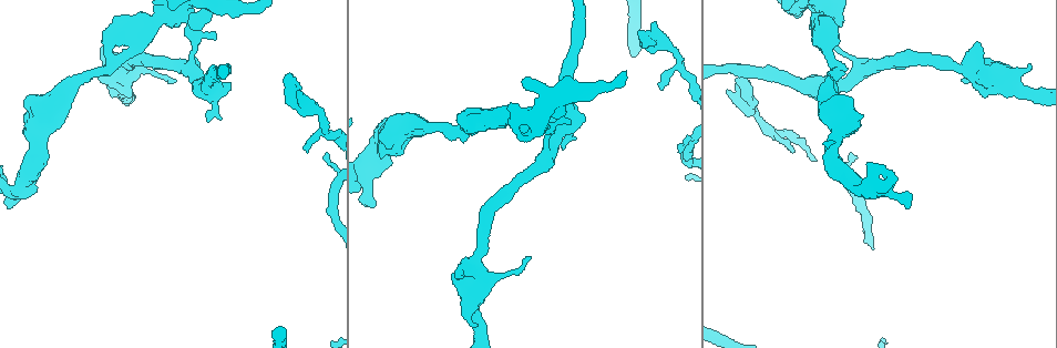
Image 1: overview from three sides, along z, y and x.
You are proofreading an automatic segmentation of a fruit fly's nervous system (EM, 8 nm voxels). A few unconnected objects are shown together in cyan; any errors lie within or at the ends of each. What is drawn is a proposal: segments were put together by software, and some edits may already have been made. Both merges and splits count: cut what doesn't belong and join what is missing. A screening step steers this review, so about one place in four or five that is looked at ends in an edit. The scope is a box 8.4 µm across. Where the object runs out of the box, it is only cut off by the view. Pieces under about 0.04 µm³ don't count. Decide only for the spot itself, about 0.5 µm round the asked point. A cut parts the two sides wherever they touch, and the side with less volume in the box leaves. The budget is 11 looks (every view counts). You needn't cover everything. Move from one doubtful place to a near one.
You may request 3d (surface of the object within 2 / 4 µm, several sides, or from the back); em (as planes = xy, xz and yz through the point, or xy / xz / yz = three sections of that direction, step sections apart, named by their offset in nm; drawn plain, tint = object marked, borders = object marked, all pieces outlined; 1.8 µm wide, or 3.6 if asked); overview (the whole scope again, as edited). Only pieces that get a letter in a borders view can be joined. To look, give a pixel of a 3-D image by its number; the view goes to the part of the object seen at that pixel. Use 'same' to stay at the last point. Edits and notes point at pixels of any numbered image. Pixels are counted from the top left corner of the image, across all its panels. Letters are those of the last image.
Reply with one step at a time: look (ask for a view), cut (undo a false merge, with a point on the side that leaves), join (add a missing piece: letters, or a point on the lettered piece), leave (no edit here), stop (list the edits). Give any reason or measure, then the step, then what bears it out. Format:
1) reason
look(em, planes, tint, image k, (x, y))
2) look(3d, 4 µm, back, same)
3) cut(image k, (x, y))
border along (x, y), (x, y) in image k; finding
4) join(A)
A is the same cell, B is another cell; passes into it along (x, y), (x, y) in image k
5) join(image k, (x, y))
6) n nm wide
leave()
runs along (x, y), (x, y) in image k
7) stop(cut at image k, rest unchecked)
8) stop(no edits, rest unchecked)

abrupt turn
look(3d, 4 µm, image 1, (112, 30))

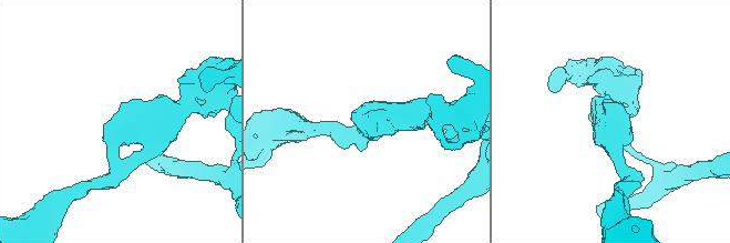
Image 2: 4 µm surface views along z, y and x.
arms of 200, 420 nm
look(em, xz, step 8, tint, image 2, (121, 120))

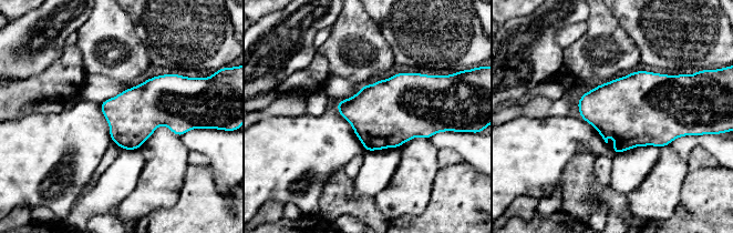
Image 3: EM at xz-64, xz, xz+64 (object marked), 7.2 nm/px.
look(em, xy, step 8, borders, same)

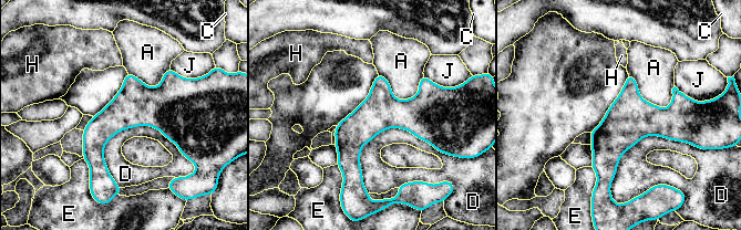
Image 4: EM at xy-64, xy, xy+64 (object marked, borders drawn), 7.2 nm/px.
280 nm wide
leave()
A, C, D, E, H and J are other cells; border along (103, 146), (152, 126), (187, 158) in image 4; one neuron here

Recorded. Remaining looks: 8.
sudden change in width
look(3d, 2 µm, image 1, (550, 130))

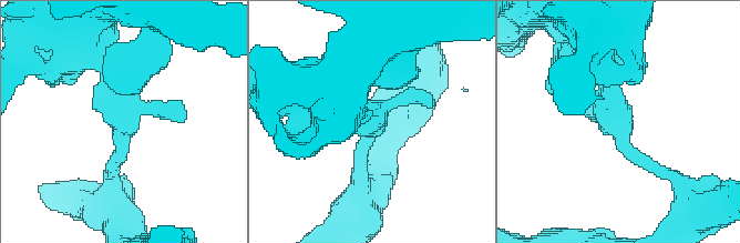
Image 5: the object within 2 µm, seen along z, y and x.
shape alone is not enough
look(em, planes, tint, image 5, (116, 103))

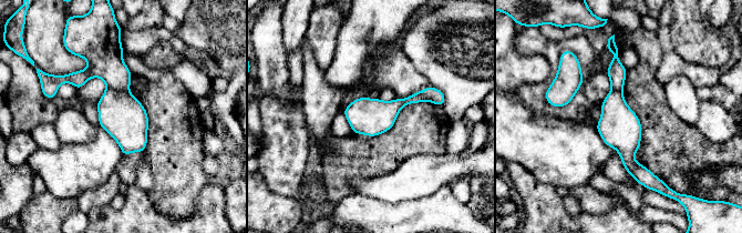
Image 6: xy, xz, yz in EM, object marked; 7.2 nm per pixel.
see the neighbours
look(em, planes, borders, same)

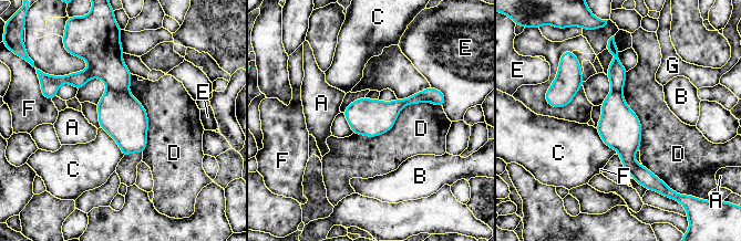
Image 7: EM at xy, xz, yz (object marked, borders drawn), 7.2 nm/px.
D touches over 700 nm
cut(image 7, (121, 115))
A, B, C, D, E, F and G are other cells; border along (106, 87), (113, 91), (127, 91) in image 7; two neurons meet here

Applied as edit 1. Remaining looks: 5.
look(overview)

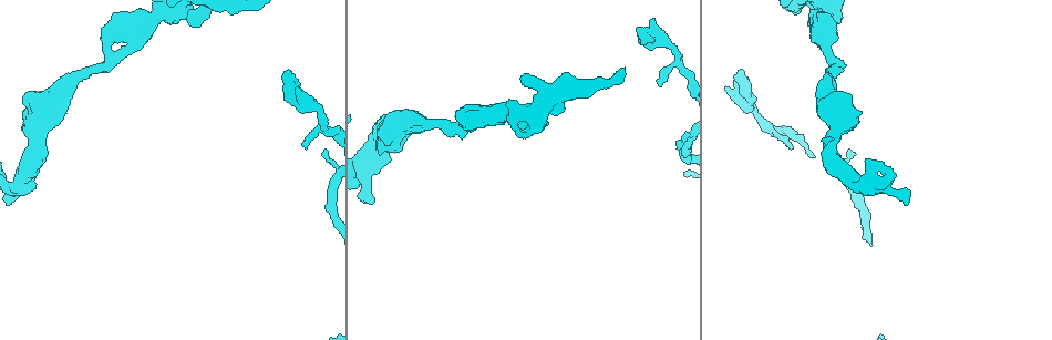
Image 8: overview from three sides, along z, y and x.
branch stops here
look(3d, 2 µm, image 8, (660, 83))

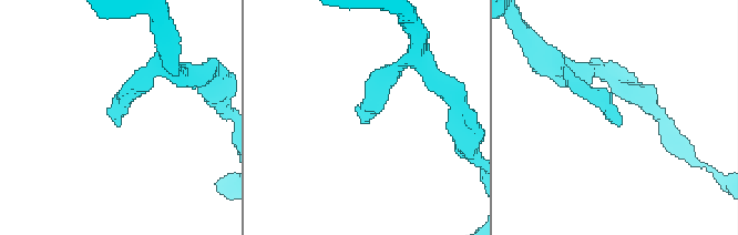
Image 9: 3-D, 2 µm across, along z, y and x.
shape alone is not enough
look(em, planes, borders, image 9, (119, 118))

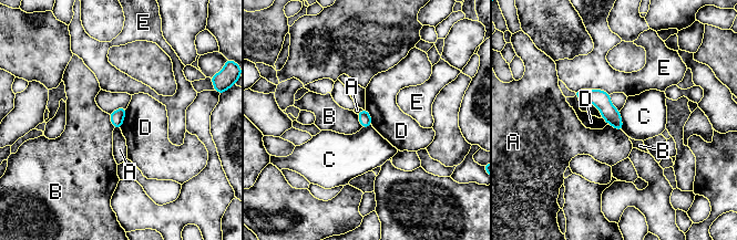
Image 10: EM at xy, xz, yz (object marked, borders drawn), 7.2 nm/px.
E touches over 280 nm
leave()
A, B, C, D and E are other cells; border along (128, 107), (120, 128) in image 10; none of them fits

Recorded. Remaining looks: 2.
branch stops here
look(3d, 4 µm, image 8, (402, 147))

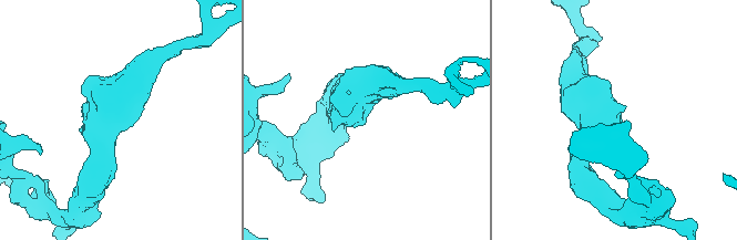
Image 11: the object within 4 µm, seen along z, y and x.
look(em, xz, step 4, borders, image 11, (362, 123))

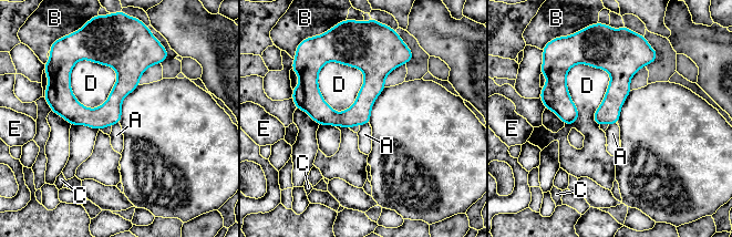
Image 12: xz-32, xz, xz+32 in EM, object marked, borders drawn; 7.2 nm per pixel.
D touches over 500 nm
leave()
A, B, C, D and E are other cells; border along (369, 123), (360, 126) in image 12; none of them fits

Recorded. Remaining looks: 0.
stop(cut at image 7, rest unchecked)

